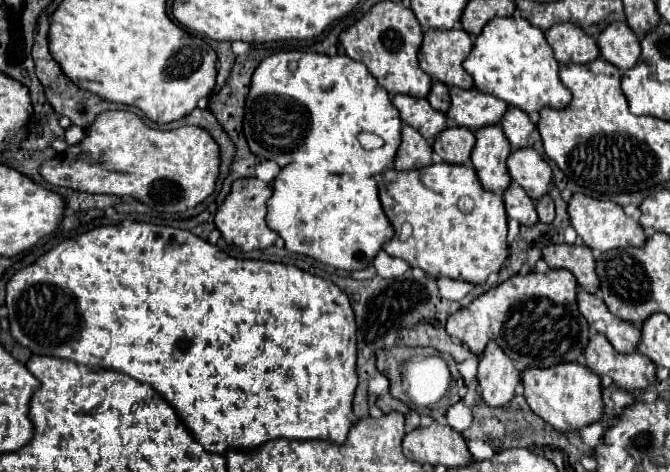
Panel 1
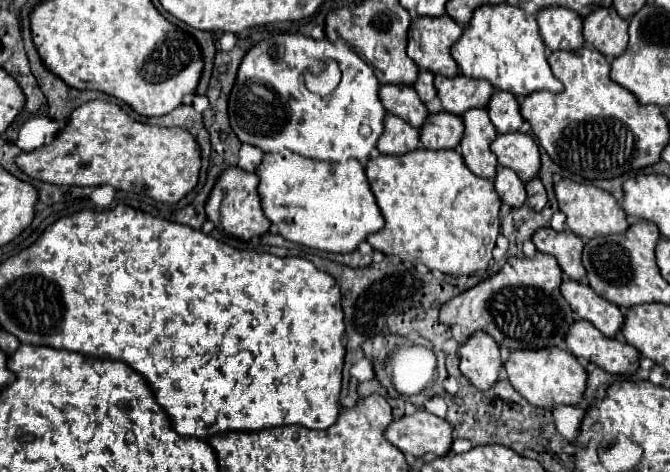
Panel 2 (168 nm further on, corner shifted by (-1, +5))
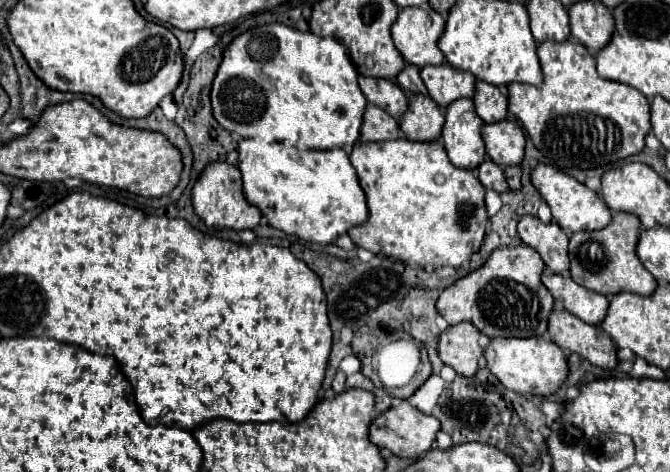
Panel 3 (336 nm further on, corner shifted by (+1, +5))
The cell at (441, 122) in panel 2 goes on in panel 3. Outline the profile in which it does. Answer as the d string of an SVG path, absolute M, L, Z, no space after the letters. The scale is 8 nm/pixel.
M411 93L409 109L399 119L399 129L411 141L435 141L441 135L443 119L443 111L431 97Z

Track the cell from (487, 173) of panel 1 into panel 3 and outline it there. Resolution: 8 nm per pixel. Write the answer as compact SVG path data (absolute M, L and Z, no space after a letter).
M459 99L447 105L441 141L455 167L475 169L485 159L481 127L483 119L475 113L471 99Z

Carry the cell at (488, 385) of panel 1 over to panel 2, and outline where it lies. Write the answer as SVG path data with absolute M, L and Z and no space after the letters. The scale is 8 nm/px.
M479 331L469 337L465 345L459 347L461 373L479 389L491 389L499 381L499 371L503 369L499 345L487 333Z

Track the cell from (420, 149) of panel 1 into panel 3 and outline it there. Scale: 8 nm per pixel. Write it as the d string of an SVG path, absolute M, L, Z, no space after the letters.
M367 105L361 125L361 141L389 141L399 137L399 123L377 105Z

